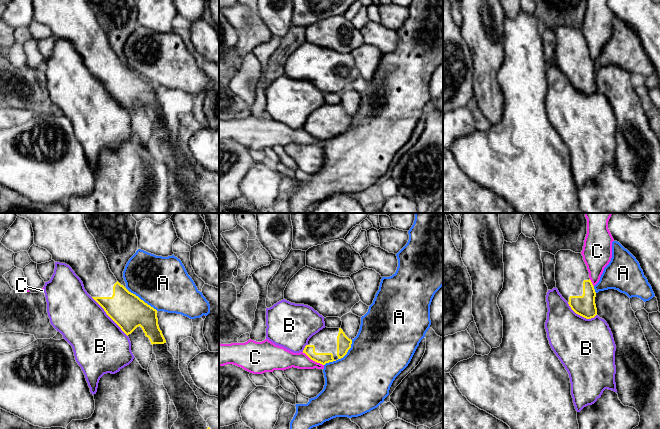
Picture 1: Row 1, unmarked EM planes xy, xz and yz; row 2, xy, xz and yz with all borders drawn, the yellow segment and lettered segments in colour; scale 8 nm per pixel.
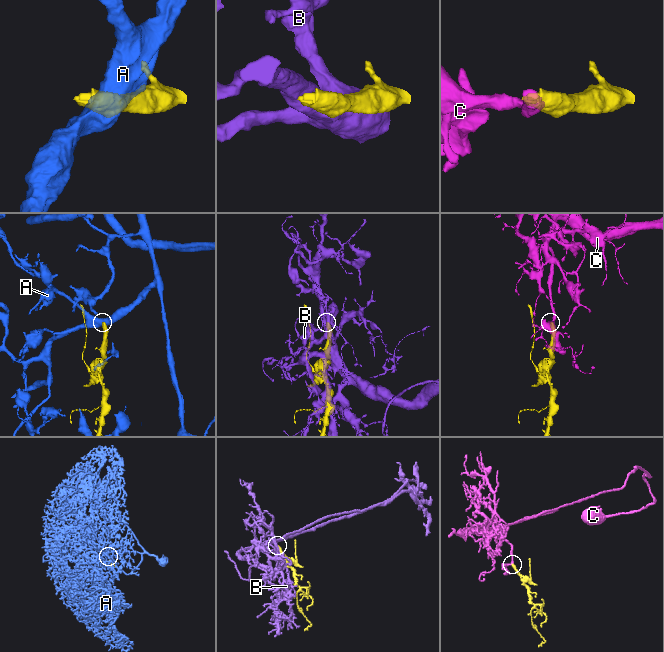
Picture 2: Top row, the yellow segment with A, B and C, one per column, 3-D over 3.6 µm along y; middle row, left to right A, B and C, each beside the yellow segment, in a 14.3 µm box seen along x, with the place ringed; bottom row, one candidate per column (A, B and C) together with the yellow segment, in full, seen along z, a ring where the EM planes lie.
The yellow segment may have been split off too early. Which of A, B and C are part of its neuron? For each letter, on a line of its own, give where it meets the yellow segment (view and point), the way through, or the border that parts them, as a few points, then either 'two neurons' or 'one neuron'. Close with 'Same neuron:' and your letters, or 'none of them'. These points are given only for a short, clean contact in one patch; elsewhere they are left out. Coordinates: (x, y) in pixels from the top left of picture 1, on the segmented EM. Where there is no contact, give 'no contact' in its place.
A: meets yellow in xz at (341, 357); two neurons
B: meets yellow in xy at (109, 316); two neurons
C: meets yellow in xz at (313, 360); border along xz (302, 352), (323, 365); two neurons
Same neuron: none of them

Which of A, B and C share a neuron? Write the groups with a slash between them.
A / B / C

